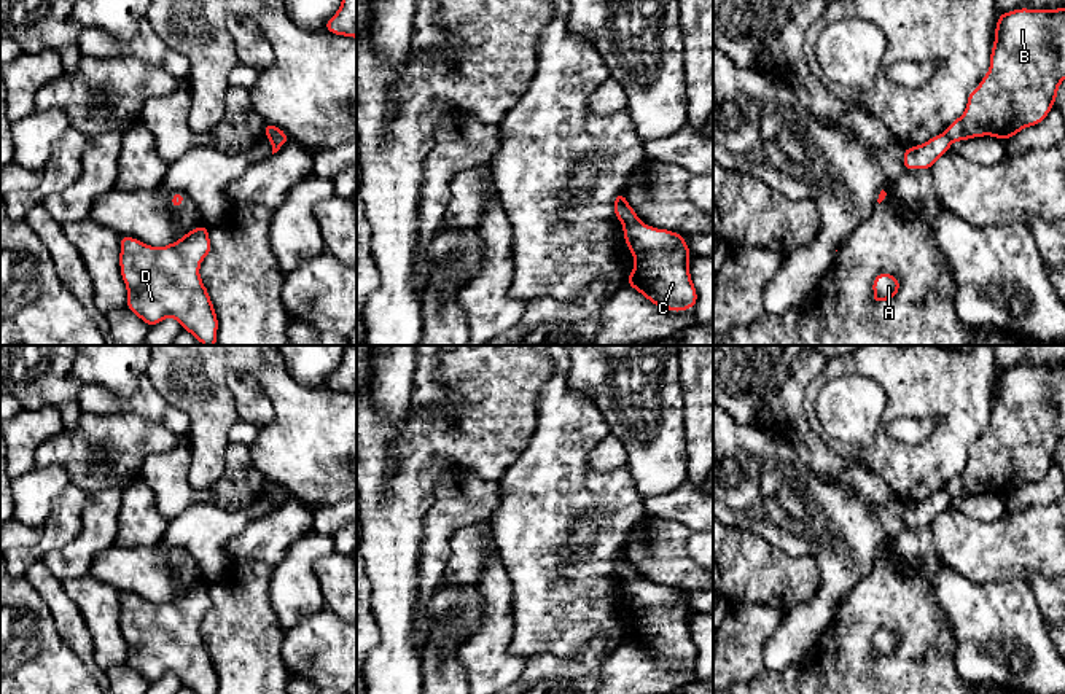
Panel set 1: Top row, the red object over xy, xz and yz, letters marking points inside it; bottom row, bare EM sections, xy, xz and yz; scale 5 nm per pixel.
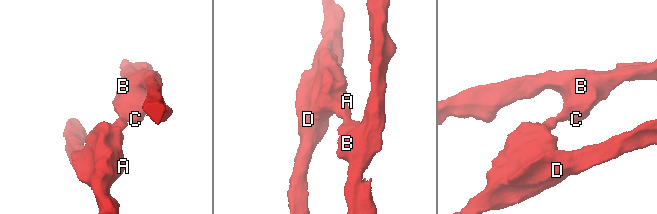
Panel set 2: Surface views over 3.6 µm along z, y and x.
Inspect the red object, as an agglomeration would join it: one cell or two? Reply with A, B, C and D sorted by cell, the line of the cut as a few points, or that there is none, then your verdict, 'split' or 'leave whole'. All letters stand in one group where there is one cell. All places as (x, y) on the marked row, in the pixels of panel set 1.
A D / B C; cut in xy along (265, 132), (274, 134), (284, 142); split

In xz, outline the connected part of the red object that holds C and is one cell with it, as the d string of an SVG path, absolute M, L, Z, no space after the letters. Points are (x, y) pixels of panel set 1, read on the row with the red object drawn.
M642 221L624 224L622 237L635 259L627 283L654 306L683 312L697 304L685 237Z

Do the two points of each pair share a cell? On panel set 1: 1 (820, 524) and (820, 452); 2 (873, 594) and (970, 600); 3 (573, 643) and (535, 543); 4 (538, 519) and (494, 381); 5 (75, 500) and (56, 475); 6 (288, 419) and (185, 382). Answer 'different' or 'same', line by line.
1: different
2: different
3: same
4: different
5: different
6: same

